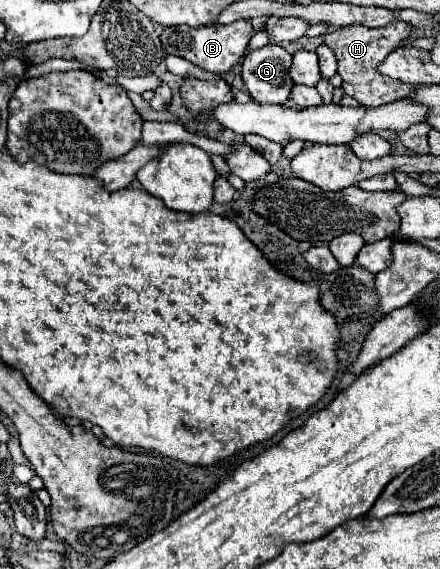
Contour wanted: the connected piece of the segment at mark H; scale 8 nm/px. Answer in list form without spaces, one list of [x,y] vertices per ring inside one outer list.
[[[393,21],[385,27],[359,27],[359,25],[349,25],[343,29],[337,29],[333,33],[325,35],[325,45],[335,53],[337,57],[337,73],[343,79],[343,89],[347,95],[355,97],[361,105],[365,107],[377,107],[377,105],[387,105],[393,103],[397,99],[409,97],[415,87],[403,81],[395,81],[391,77],[383,77],[377,71],[379,61],[383,61],[383,57],[387,57],[387,53],[391,53],[393,49],[397,49],[401,45],[401,41],[405,41],[411,33],[411,25],[405,21]]]

